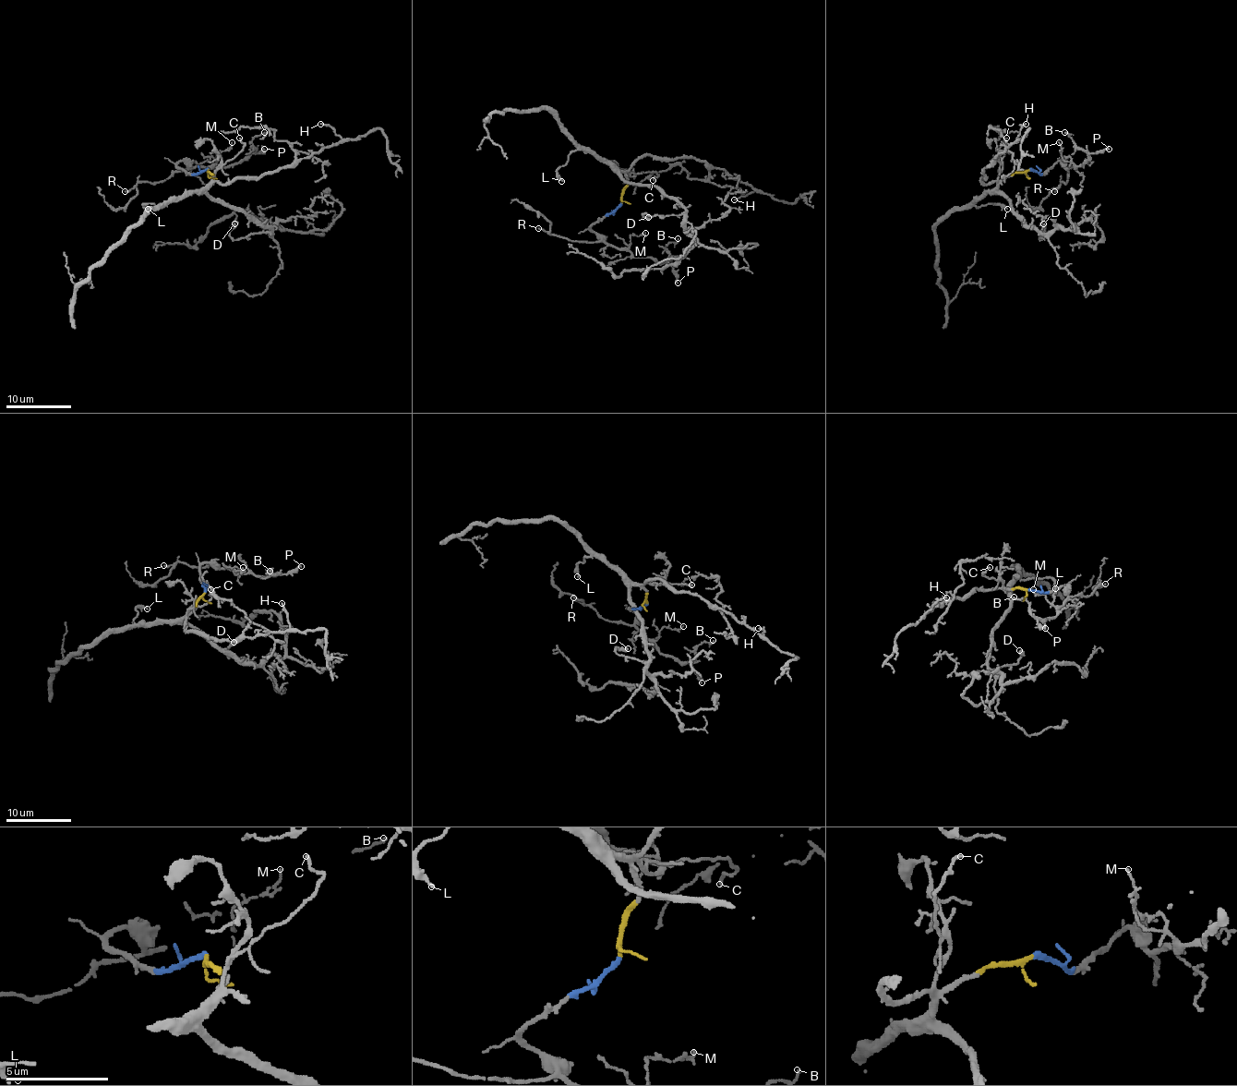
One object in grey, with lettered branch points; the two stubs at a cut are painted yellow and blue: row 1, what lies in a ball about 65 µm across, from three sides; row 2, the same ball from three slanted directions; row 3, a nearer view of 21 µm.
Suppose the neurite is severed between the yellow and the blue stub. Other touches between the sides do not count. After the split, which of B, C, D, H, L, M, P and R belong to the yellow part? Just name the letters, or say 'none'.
C, D, H, L

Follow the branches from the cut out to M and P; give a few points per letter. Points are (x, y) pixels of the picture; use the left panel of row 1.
M: (208, 169), (186, 174), (176, 164), (185, 161), (193, 167), (212, 166), (219, 153), (232, 141)
P: (208, 169), (198, 174), (186, 174), (176, 164), (185, 161), (193, 167), (234, 166), (264, 148)

